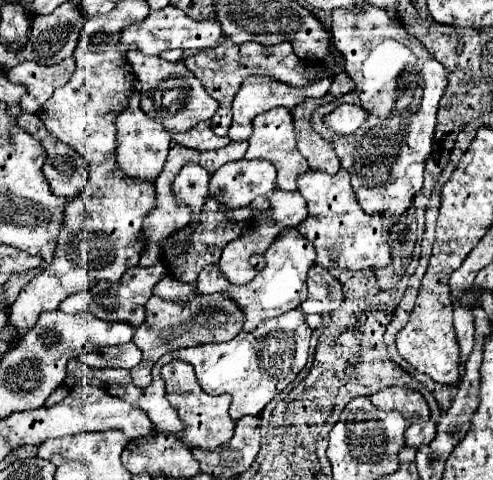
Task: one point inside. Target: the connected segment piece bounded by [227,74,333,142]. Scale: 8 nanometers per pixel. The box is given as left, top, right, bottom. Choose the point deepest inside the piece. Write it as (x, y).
(257, 94)

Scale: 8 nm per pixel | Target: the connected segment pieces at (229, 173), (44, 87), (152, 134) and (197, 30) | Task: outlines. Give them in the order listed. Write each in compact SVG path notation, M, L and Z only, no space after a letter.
M237 160L223 164L211 176L210 195L221 204L241 208L275 188L275 166L267 160Z
M27 61L7 72L11 80L27 86L23 98L25 112L37 112L39 106L53 94L55 88L65 86L73 76L75 66L43 66L37 62Z
M133 90L127 102L127 108L117 112L115 116L115 128L117 128L117 168L131 180L151 182L155 180L167 160L171 140L167 132L163 132L163 126L155 120L151 120L141 108L139 108L139 92Z
M167 6L161 10L151 10L149 16L141 22L133 22L127 24L121 32L121 40L119 40L119 50L123 52L123 56L127 54L127 50L131 46L135 46L139 52L143 54L161 54L163 50L173 50L173 48L183 48L183 50L205 50L205 48L213 48L215 44L219 44L221 40L221 24L217 20L193 20L189 18L185 12L181 12L175 6Z

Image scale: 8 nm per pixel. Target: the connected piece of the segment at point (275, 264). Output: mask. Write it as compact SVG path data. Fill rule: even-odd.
M285 228L275 240L273 244L267 248L265 252L265 258L267 258L267 264L265 268L249 282L249 284L243 284L243 286L237 286L237 284L231 284L219 264L209 264L207 268L203 268L199 272L199 278L197 278L197 290L199 294L223 294L227 298L231 298L245 314L245 324L243 324L243 330L255 330L259 322L267 320L267 318L275 318L275 316L281 316L283 312L299 306L305 298L307 298L307 272L309 268L315 264L315 250L311 246L309 240L305 240L297 228Z

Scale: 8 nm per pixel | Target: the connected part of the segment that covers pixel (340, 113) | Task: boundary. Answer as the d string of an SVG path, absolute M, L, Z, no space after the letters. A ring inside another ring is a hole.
M341 104L323 118L323 124L339 136L349 136L359 126L363 126L367 118L369 118L369 112L363 106L359 106L359 104Z

